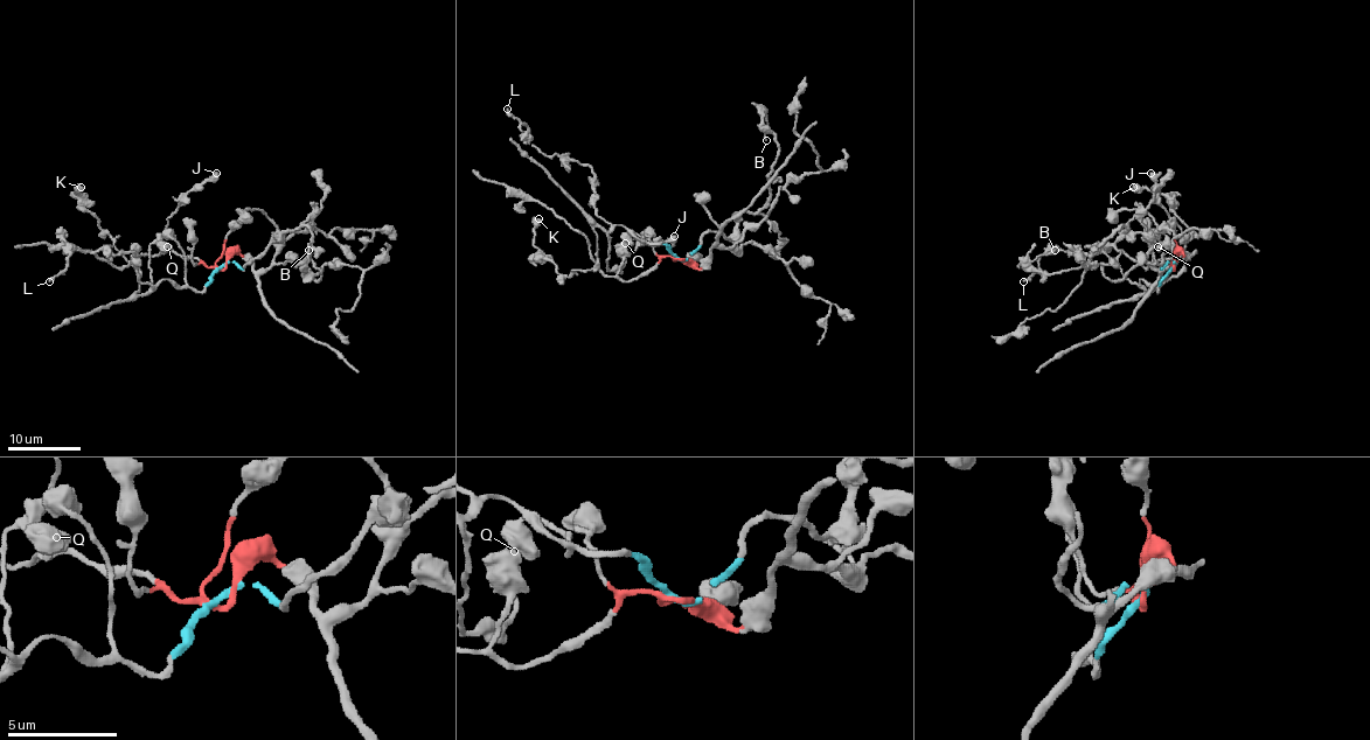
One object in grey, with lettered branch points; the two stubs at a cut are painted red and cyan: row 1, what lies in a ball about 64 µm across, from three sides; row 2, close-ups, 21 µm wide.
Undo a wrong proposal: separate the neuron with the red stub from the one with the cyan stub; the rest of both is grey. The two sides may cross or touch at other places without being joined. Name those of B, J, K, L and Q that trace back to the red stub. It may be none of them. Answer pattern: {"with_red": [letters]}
{"with_red": ["Q"]}

